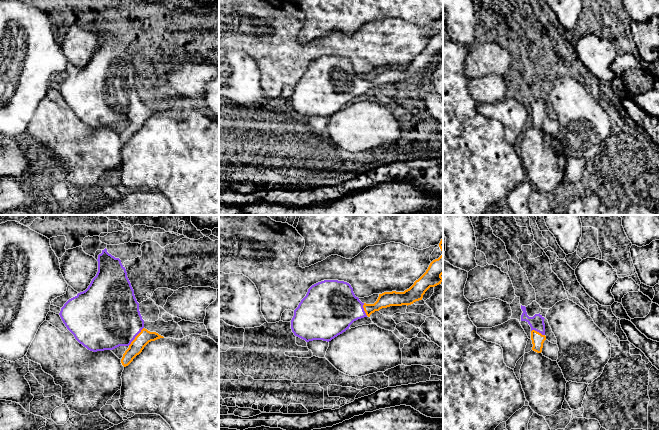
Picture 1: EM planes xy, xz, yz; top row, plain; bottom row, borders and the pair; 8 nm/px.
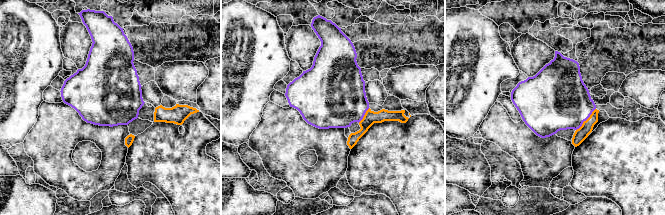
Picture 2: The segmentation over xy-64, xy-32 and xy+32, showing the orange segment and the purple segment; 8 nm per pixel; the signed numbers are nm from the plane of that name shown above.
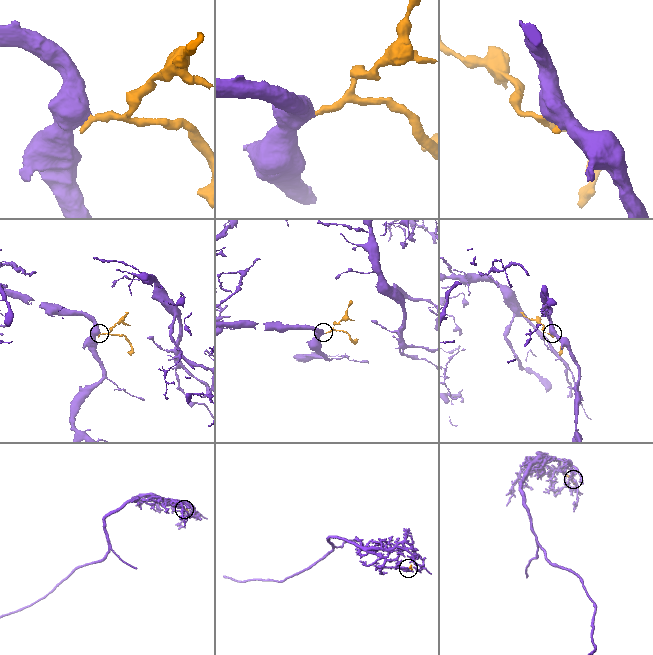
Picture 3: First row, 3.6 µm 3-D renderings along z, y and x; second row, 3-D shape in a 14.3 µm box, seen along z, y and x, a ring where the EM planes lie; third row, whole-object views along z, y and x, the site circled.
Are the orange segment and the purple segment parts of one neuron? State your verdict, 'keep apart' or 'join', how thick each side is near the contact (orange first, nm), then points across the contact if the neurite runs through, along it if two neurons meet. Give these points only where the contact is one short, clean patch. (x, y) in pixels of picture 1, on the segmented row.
join | 110/460 nm | across xy (144, 337), (136, 336), (111, 318)

